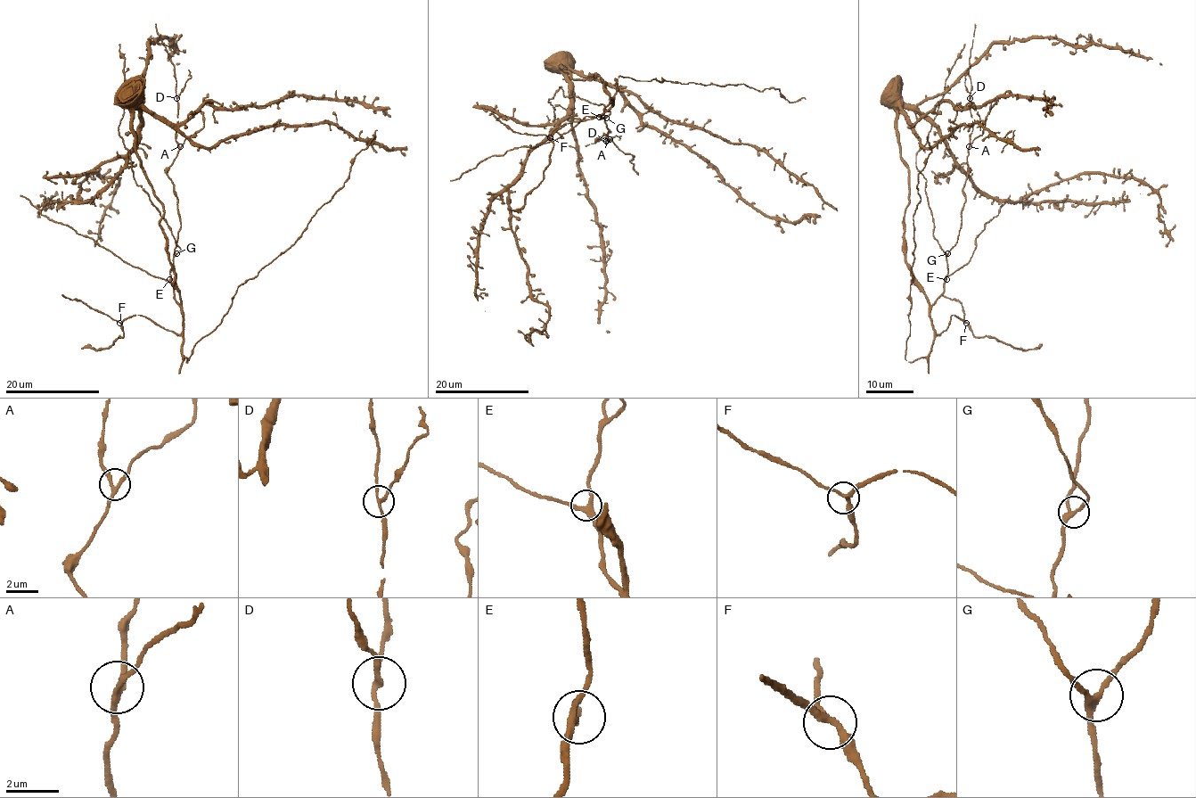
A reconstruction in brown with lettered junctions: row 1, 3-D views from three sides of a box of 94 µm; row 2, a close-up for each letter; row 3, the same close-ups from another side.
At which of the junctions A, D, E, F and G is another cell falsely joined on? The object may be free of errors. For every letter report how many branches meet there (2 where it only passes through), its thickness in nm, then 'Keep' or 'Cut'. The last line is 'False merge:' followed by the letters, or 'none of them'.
A: Branches: 3. Thickness 220 nm. Keep
D: Branches: 3. Thickness 170 nm. Cut
E: Branches: 3. Thickness 280 nm. Keep
F: Branches: 3. Thickness 240 nm. Keep
G: Branches: 3. Thickness 240 nm. Keep
False merge: D

